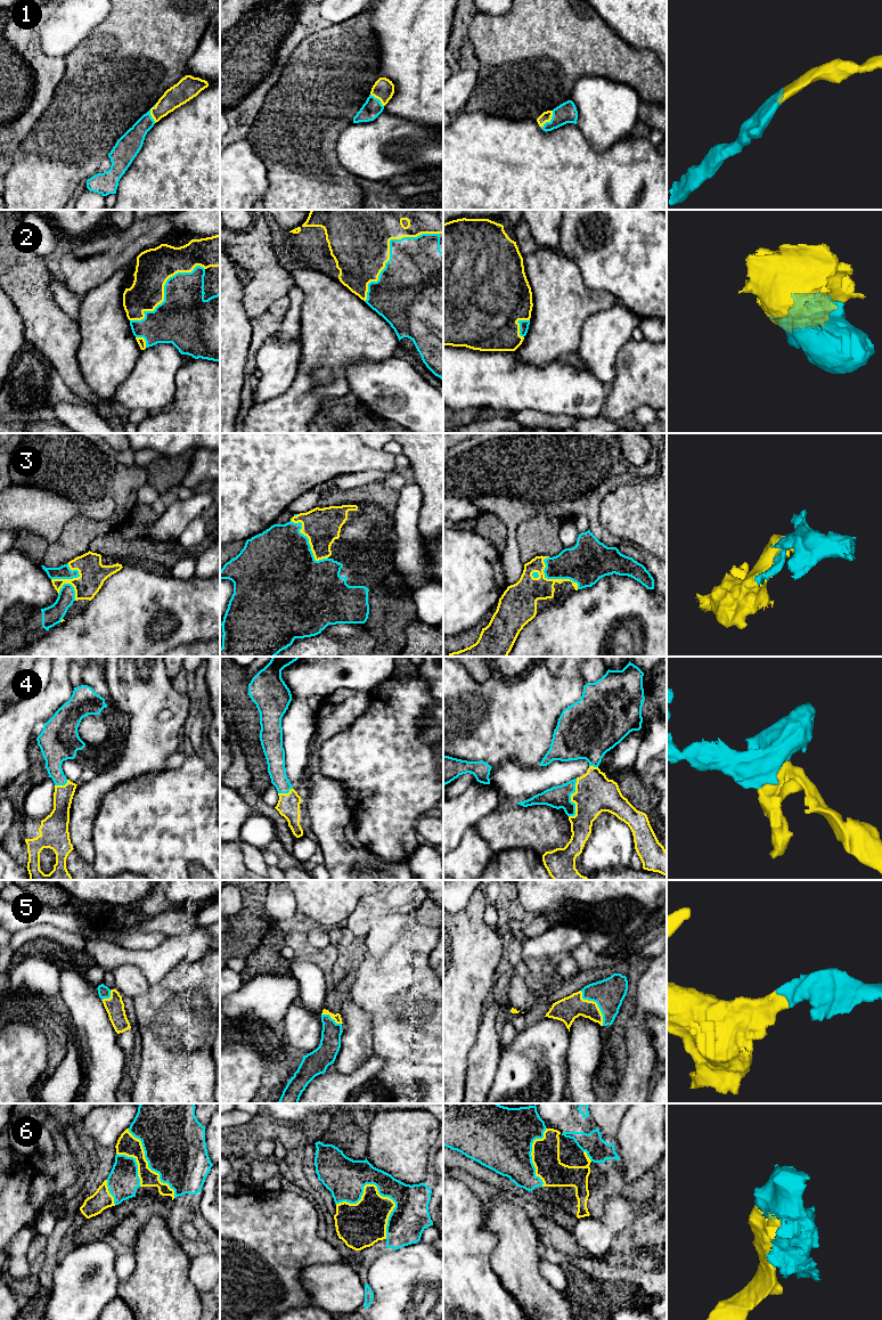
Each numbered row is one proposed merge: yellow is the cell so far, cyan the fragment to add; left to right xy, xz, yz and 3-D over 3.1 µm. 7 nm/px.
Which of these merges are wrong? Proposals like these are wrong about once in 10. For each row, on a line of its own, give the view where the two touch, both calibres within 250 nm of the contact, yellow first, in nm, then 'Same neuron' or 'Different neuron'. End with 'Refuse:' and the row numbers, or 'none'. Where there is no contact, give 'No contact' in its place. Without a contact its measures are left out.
1: Touches yellow in yz. Thickness 80 nm (yellow) against 140 nm. Same neuron
2: Touches yellow in xz. Thickness 460 nm (yellow) against 420 nm. Same neuron
3: Touches yellow in xz. Thickness 260 nm (yellow) against 480 nm. Same neuron
4: Touches yellow in yz. Thickness 280 nm (yellow) against 160 nm. Same neuron
5: Touches yellow in yz. Thickness 170 nm (yellow) against 220 nm. Same neuron
6: Touches yellow in xz. Thickness 300 nm (yellow) against 280 nm. Same neuron
Refuse: none

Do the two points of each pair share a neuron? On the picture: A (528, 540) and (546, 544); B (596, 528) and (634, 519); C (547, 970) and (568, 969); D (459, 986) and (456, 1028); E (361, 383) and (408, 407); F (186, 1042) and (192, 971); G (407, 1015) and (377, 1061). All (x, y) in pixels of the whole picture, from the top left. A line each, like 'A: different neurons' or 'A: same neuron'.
A: same neuron
B: different neurons
C: same neuron
D: same neuron
E: same neuron
F: same neuron
G: different neurons

